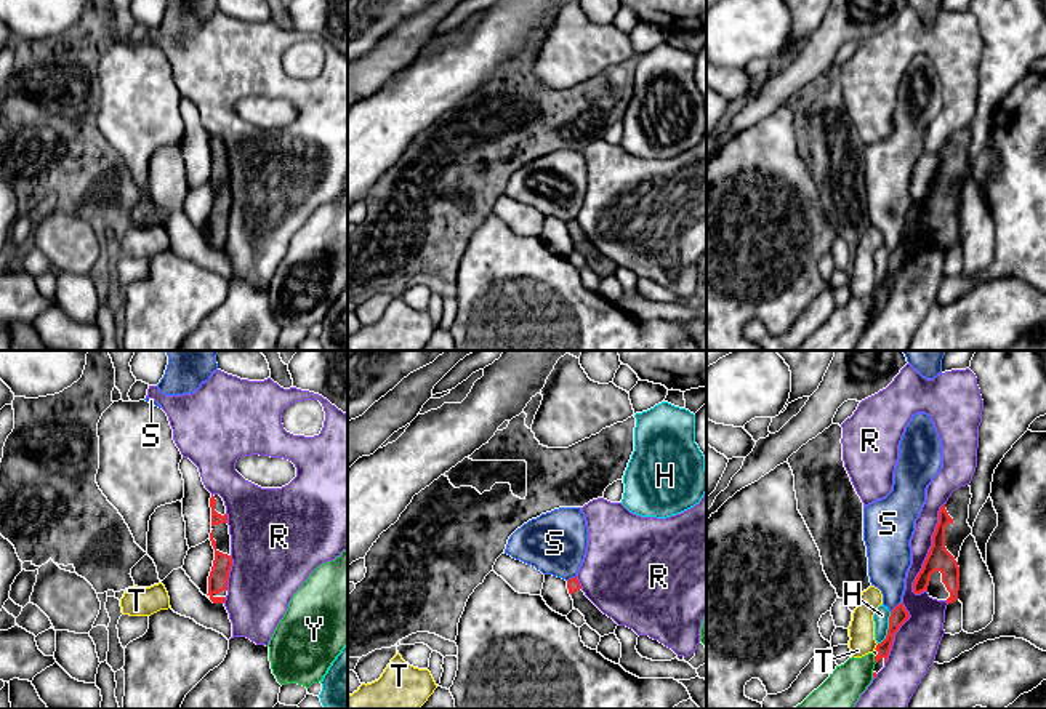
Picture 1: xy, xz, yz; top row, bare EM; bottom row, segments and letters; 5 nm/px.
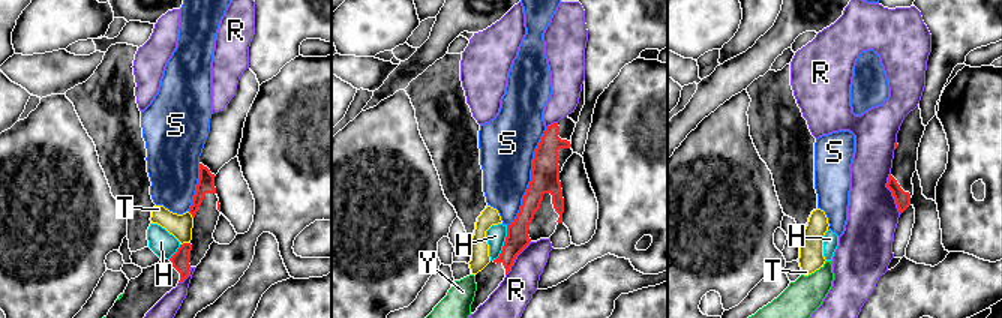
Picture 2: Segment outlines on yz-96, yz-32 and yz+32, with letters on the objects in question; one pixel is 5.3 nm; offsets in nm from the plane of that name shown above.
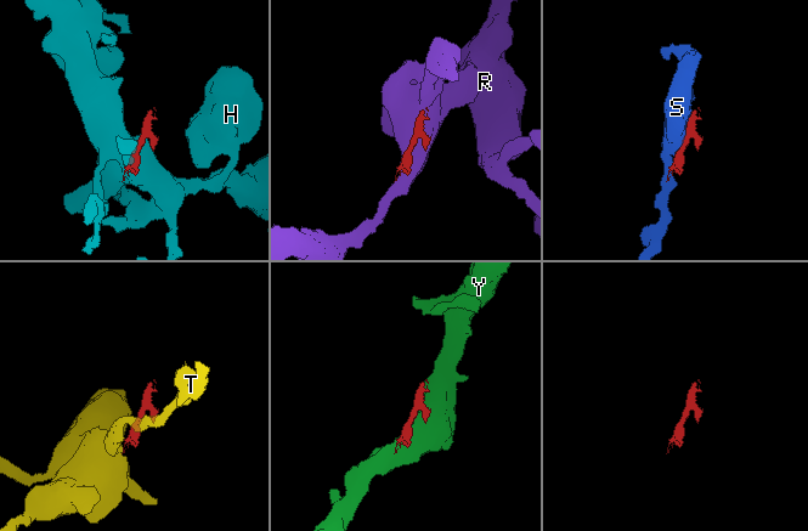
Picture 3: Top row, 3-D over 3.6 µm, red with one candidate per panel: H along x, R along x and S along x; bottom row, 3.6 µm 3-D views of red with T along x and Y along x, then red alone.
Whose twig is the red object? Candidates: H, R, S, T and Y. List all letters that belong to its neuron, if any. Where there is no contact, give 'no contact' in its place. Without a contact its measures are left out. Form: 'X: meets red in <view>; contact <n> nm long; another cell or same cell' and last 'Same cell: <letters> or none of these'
H: meets red in yz; contact 180 nm long; another cell
R: meets red in yz; contact 480 nm long; another cell
S: meets red in yz; contact 80 nm long; another cell
T: meets red in yz; contact 40 nm long; another cell
Y: meets red in yz; contact 40 nm long; another cell
Same cell: none of these

